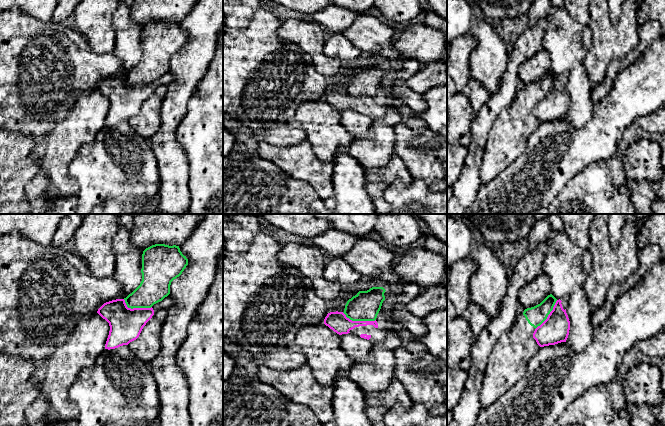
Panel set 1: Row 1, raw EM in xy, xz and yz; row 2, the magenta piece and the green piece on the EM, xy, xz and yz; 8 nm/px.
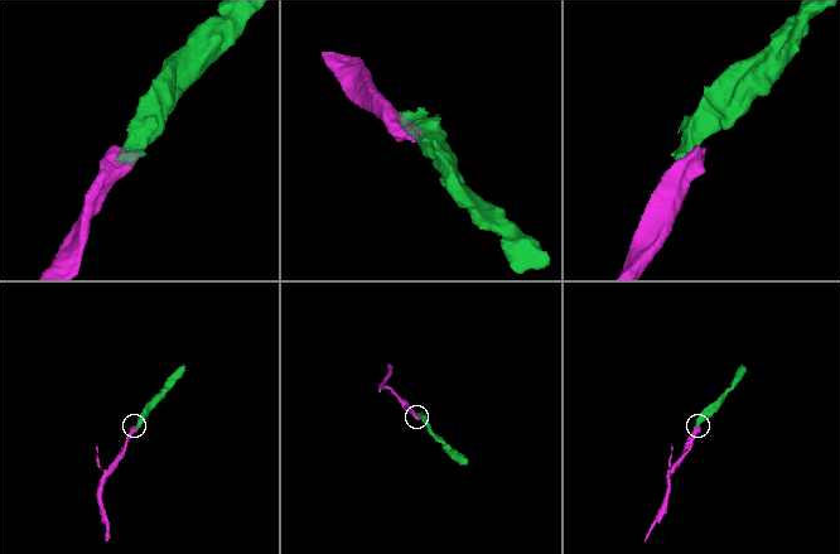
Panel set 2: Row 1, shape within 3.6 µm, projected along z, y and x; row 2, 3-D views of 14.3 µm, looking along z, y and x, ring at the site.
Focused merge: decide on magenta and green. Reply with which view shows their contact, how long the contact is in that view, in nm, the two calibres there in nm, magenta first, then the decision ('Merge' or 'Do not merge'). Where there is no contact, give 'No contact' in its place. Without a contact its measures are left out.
Touches magenta in xz. Shared border 280 nm. Thickness 160 nm (magenta) against 240 nm. Do not merge

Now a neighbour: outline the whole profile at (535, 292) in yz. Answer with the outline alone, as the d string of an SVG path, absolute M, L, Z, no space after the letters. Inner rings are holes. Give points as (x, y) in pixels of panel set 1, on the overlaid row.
M542 273L528 285L520 290L520 304L525 308L531 308L540 304L548 295L552 294L549 277Z

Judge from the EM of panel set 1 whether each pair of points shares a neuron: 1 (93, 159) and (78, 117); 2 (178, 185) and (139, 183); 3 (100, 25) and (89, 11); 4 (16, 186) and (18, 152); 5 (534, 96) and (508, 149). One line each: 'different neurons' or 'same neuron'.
1: different neurons
2: different neurons
3: same neuron
4: same neuron
5: same neuron

